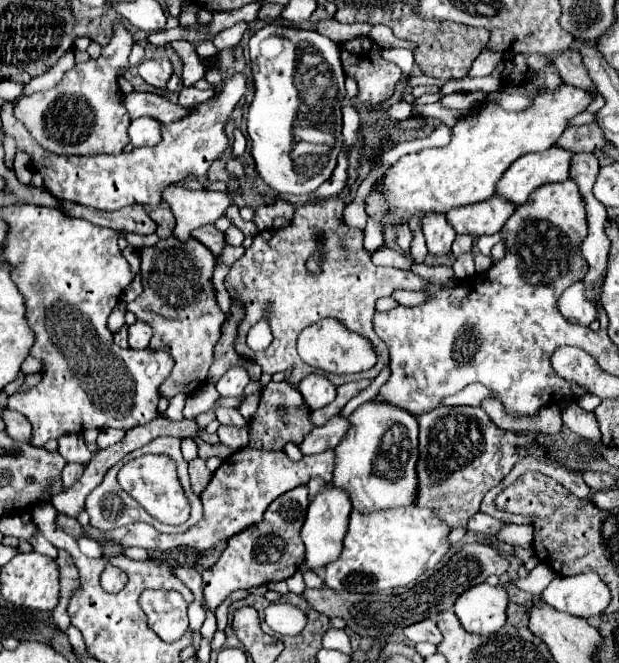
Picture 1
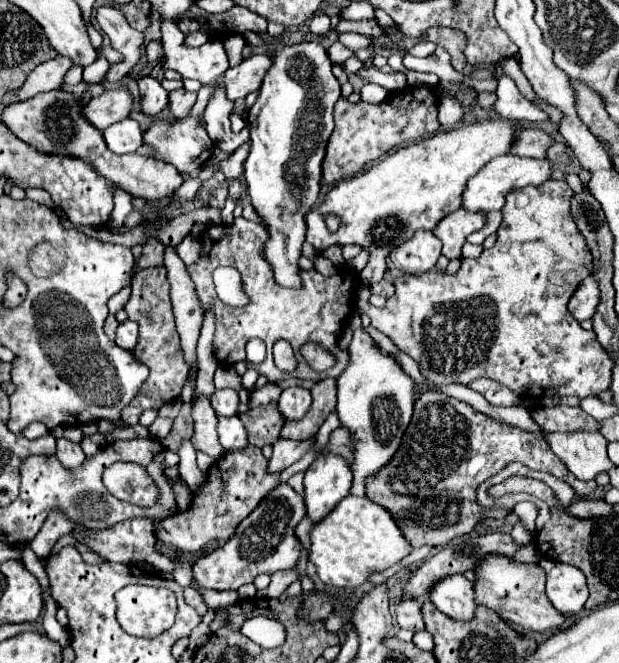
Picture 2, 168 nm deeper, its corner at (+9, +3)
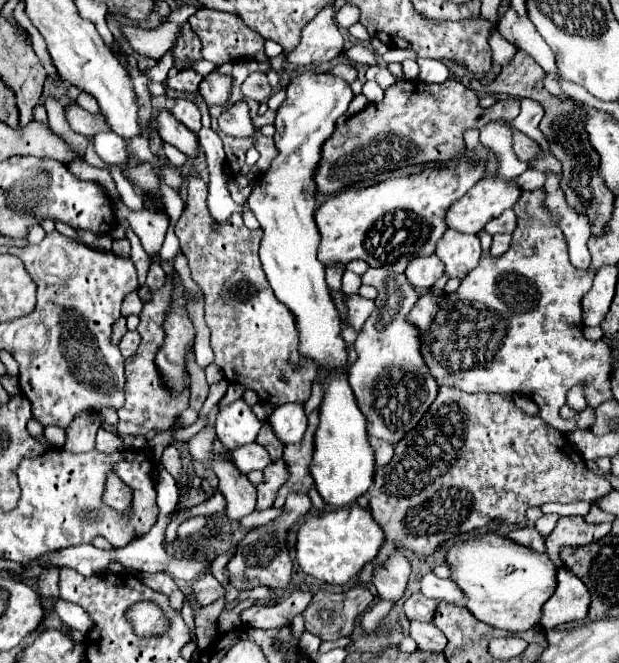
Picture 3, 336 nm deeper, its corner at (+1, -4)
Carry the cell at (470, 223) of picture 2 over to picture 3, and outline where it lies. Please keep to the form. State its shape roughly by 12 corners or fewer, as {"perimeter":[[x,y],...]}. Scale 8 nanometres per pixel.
{"perimeter":[[446,231],[436,255],[444,275],[464,279],[480,261],[478,235]]}

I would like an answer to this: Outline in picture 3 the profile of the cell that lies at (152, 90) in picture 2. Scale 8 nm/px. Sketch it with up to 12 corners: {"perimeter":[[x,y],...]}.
{"perimeter":[[160,113],[158,133],[188,159],[200,153],[198,137],[172,113]]}

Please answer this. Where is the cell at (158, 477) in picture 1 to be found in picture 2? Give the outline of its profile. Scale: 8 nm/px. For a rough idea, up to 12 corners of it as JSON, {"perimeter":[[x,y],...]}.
{"perimeter":[[116,462],[104,486],[118,500],[150,508],[160,498],[140,464]]}

